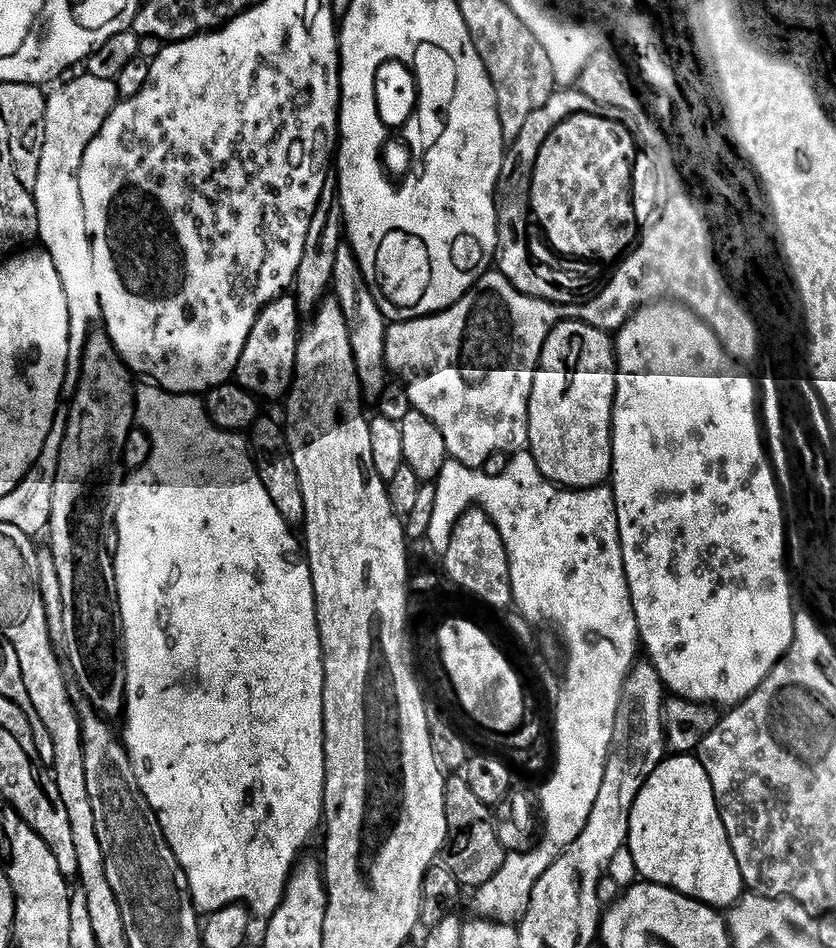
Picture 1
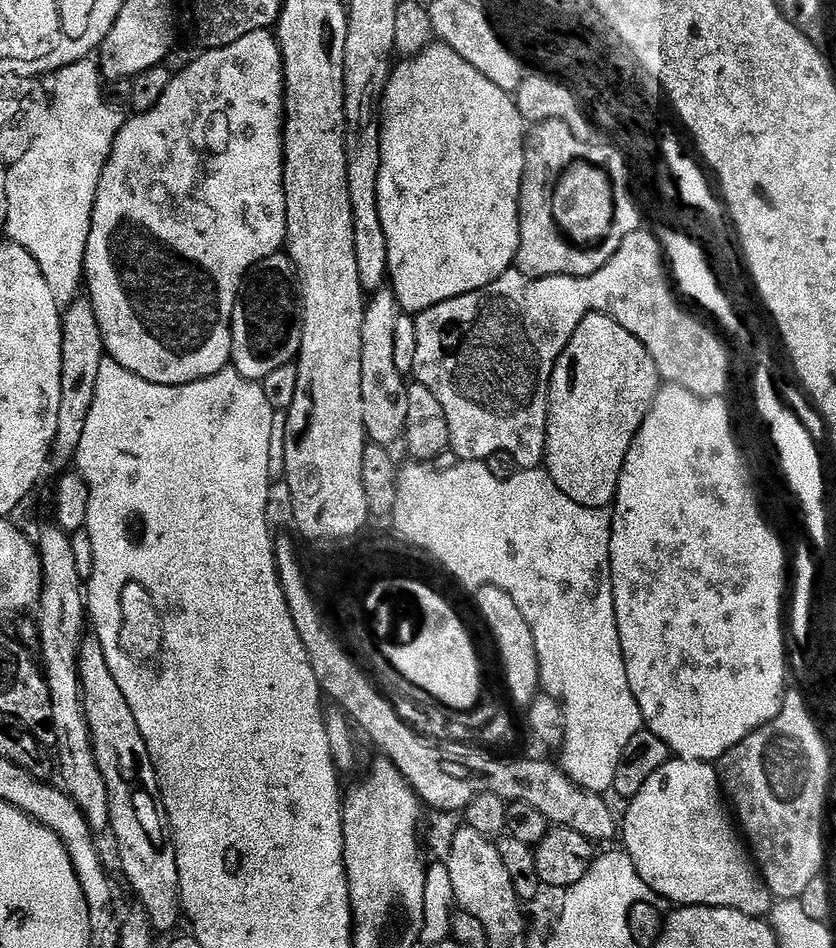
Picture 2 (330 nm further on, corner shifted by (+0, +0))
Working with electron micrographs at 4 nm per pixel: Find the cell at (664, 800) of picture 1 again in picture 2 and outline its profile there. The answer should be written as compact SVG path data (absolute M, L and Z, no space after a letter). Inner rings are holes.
M669 758L664 766L650 775L650 778L646 780L640 792L629 799L626 806L628 806L628 809L625 810L624 816L622 812L622 840L624 836L624 844L622 844L623 851L627 852L629 858L634 862L634 866L638 870L642 882L646 882L646 886L650 886L654 889L665 902L672 903L673 900L673 905L676 906L697 904L698 906L710 906L711 908L729 908L730 910L738 910L742 914L750 914L751 916L759 916L761 918L767 917L769 913L771 913L774 903L772 891L766 886L764 877L760 875L760 869L756 867L753 857L750 855L749 849L742 839L741 833L738 831L737 825L730 815L729 805L722 795L719 771L717 771L711 763L702 760Z

